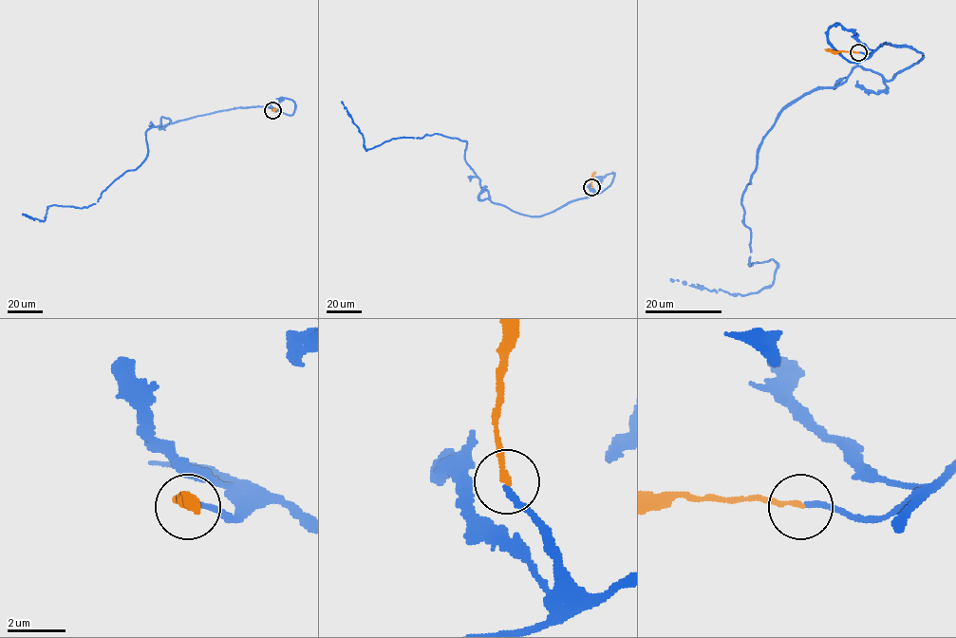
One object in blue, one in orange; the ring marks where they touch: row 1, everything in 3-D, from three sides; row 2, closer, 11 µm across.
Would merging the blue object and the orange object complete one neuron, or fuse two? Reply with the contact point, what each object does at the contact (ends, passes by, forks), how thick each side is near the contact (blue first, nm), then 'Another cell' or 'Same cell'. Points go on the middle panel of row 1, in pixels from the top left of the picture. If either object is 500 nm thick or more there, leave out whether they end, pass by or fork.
Place: (591, 187). At the ring blue ends. At the ring orange ends. Thickness 200 nm (blue) against 190 nm. Same cell

